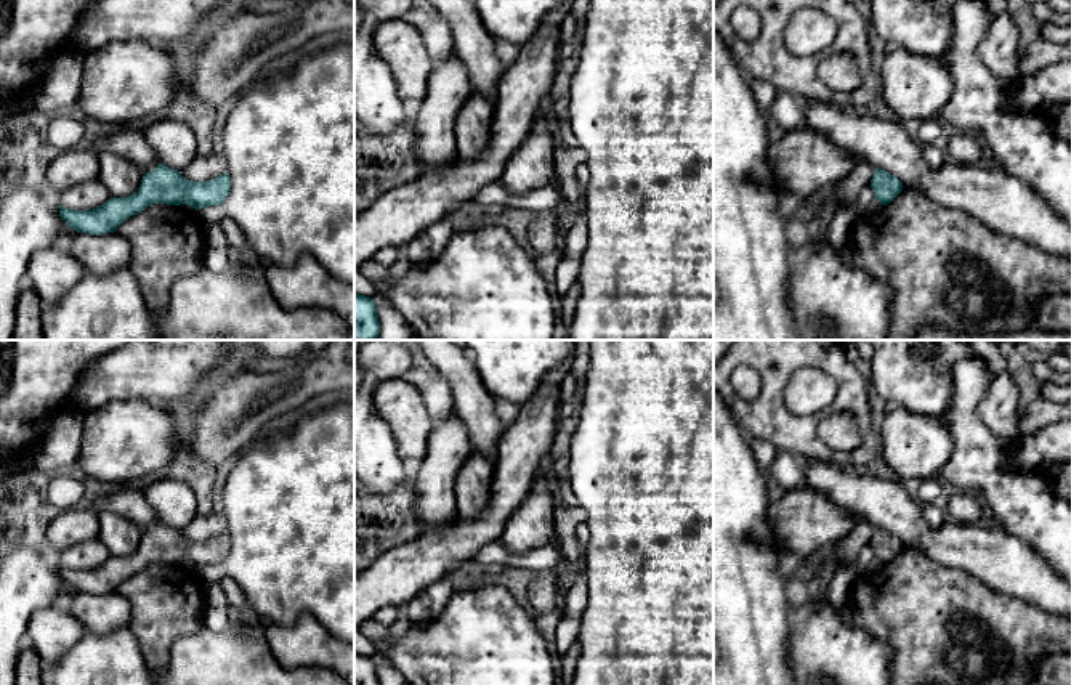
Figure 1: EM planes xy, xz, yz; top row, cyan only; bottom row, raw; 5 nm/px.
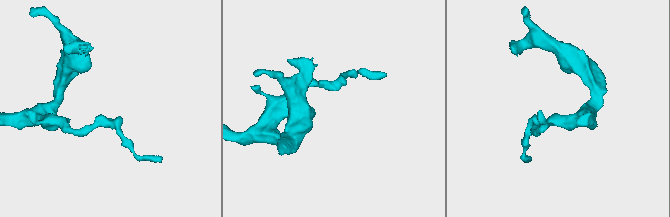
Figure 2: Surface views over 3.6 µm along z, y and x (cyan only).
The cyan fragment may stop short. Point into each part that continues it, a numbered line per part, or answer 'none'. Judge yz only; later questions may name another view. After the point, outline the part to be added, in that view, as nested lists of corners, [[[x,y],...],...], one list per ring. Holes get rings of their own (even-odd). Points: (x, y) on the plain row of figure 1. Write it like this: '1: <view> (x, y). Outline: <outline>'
none

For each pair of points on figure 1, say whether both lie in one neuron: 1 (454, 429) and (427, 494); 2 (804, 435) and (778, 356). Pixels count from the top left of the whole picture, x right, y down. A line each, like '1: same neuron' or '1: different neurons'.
1: same neuron
2: same neuron

